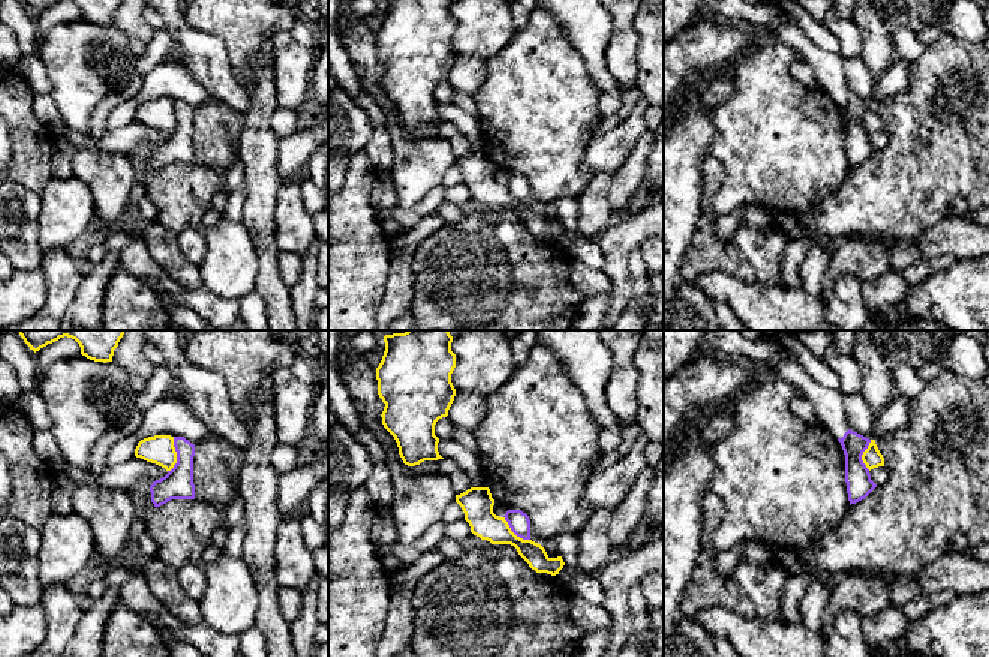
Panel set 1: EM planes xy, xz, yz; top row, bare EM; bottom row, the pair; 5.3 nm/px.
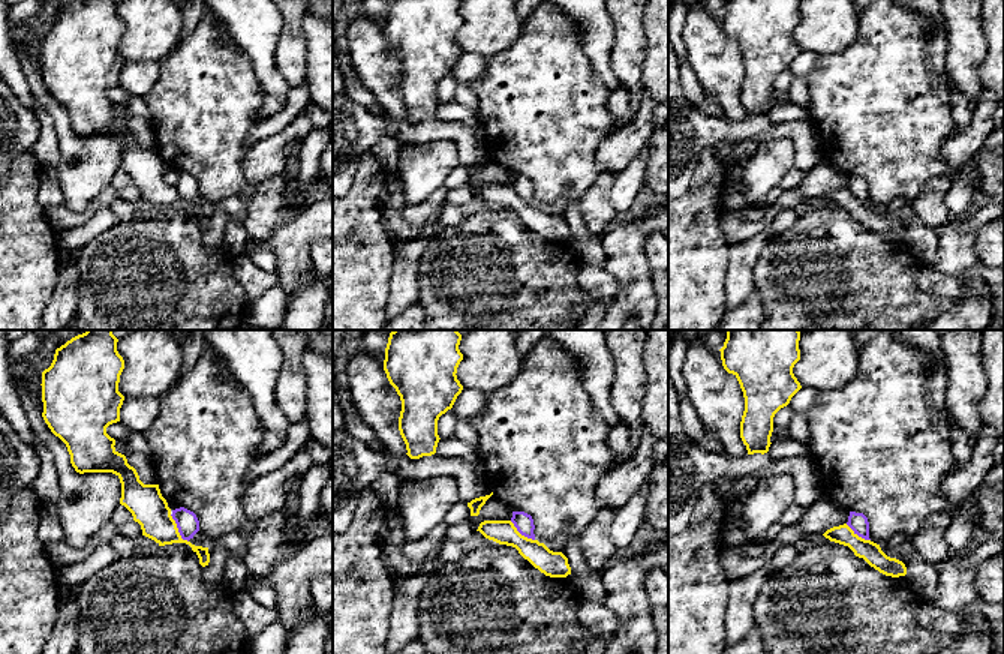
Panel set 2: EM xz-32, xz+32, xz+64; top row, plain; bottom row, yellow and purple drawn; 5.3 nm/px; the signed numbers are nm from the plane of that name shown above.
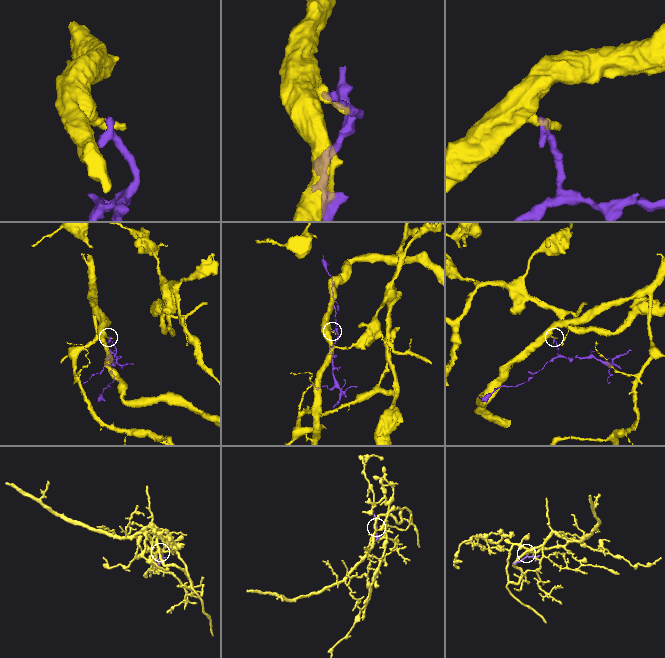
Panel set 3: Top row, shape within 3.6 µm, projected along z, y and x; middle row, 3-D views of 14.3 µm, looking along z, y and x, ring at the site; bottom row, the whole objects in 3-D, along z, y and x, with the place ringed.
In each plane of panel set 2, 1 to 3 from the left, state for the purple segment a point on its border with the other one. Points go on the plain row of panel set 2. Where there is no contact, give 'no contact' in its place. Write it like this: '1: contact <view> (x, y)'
1: contact xz-32 (177, 194)
2: contact xz+32 (520, 198)
3: contact xz+64 (856, 198)

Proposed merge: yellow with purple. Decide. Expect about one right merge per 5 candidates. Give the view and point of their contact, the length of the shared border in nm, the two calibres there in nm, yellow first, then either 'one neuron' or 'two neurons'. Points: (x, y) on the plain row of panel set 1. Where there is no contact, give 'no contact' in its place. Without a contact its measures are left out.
meets yellow in xy at (176, 119); contact 190 nm long; 160 nm thick on the yellow side, 160 nm on the other; two neurons

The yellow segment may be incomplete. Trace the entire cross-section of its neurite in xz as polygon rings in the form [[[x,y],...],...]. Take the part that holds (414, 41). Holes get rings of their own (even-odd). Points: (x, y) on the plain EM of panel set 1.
[[[384,0],[385,15],[376,32],[378,58],[385,68],[381,78],[384,92],[394,100],[399,118],[405,129],[415,130],[424,124],[444,123],[438,116],[439,102],[435,88],[448,80],[456,52],[451,38],[456,32],[456,18],[451,15],[453,0]]]

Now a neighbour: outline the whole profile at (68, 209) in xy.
[[[52,177],[40,196],[37,222],[42,252],[82,244],[96,216],[94,198],[88,186],[76,177]]]

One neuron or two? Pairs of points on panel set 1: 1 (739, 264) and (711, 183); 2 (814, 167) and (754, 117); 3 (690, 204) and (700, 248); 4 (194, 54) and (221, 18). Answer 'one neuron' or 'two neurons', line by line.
1: one neuron
2: one neuron
3: two neurons
4: two neurons

